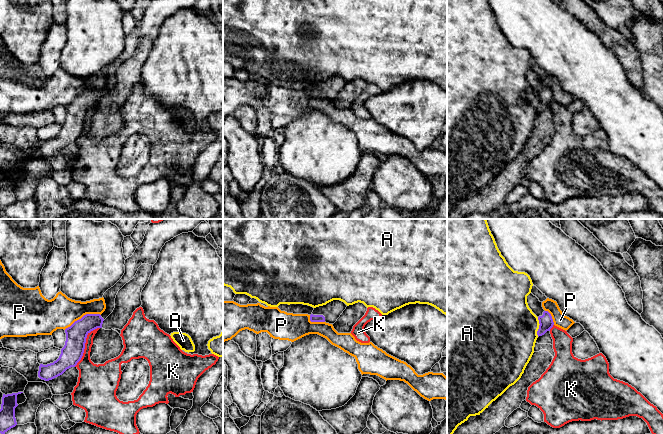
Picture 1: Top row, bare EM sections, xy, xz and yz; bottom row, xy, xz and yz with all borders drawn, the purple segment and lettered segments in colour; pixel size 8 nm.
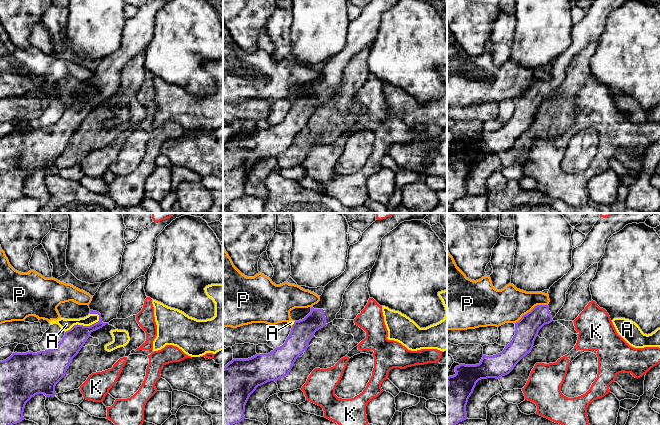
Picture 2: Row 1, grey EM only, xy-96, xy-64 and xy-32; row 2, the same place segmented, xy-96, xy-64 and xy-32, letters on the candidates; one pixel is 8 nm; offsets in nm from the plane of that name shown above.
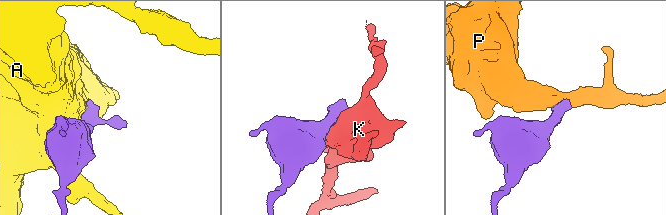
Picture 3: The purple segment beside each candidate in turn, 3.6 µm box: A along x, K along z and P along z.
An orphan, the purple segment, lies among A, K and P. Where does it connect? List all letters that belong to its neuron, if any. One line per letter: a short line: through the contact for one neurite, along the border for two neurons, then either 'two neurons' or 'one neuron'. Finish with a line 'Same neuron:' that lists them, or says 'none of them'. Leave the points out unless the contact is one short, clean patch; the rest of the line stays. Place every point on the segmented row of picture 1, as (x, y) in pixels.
A: two neurons
K: two neurons
P: line xy (100, 314), (84, 314), (64, 329); two neurons
Same neuron: none of them

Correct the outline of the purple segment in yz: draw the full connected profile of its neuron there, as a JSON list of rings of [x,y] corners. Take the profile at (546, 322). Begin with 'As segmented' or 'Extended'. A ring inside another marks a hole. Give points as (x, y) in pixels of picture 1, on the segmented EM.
Extended. [[[532,293],[527,296],[527,303],[532,312],[538,317],[540,325],[537,335],[538,337],[542,336],[553,327],[554,322],[552,316],[548,311],[543,309],[542,302]]]

